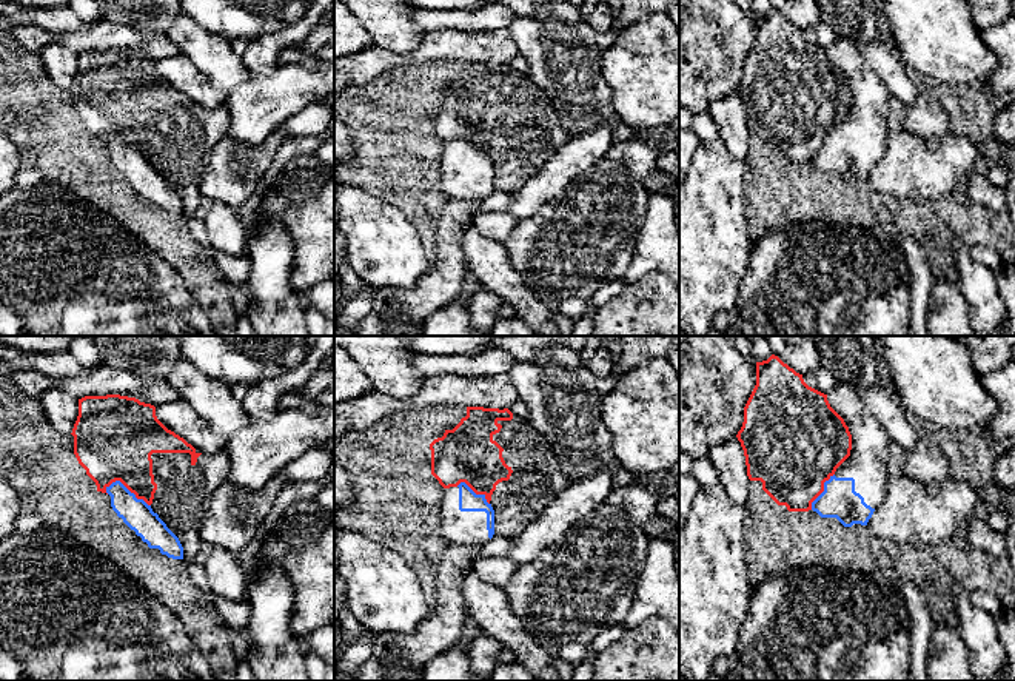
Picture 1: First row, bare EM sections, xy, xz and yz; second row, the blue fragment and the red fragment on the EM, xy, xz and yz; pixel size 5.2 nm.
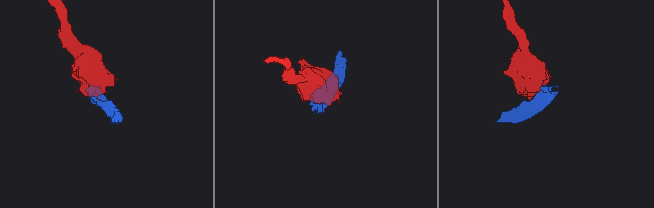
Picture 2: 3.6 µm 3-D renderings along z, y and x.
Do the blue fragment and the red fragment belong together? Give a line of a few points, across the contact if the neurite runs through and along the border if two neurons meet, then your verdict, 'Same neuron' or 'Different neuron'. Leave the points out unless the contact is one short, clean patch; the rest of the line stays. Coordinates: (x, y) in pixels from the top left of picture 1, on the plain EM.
Line: xy (105, 142), (120, 136), (150, 161). Different neuron

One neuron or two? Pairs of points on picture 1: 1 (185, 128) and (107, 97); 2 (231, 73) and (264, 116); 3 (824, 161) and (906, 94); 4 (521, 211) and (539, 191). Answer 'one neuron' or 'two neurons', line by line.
1: one neuron
2: two neurons
3: two neurons
4: one neuron

